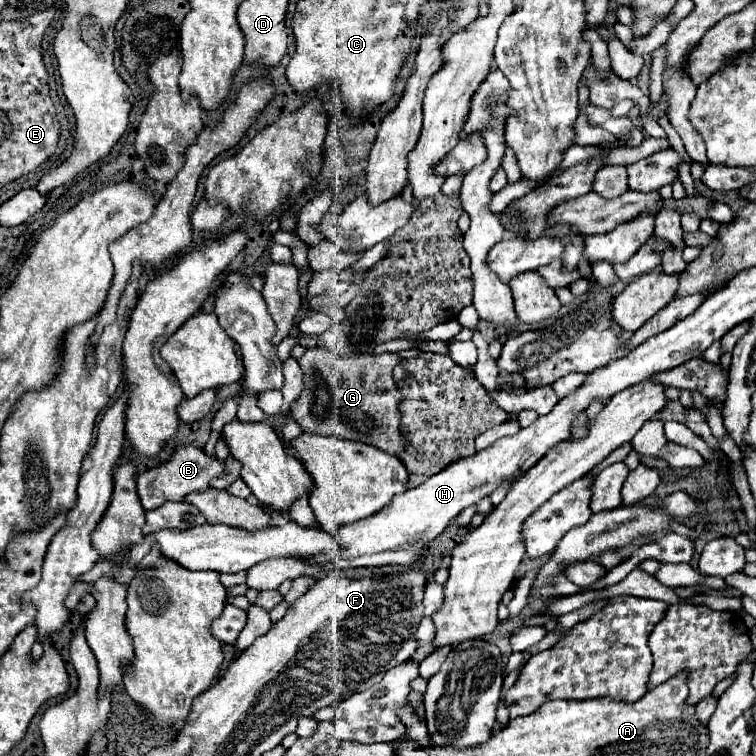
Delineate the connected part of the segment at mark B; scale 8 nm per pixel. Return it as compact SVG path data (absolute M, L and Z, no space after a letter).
M179 444L175 446L171 458L155 468L145 470L137 478L137 492L141 498L141 504L145 510L153 510L161 506L163 502L181 502L189 492L199 492L209 488L209 480L219 476L223 472L223 462L219 458L213 458L205 454L201 448L195 448L191 444Z

